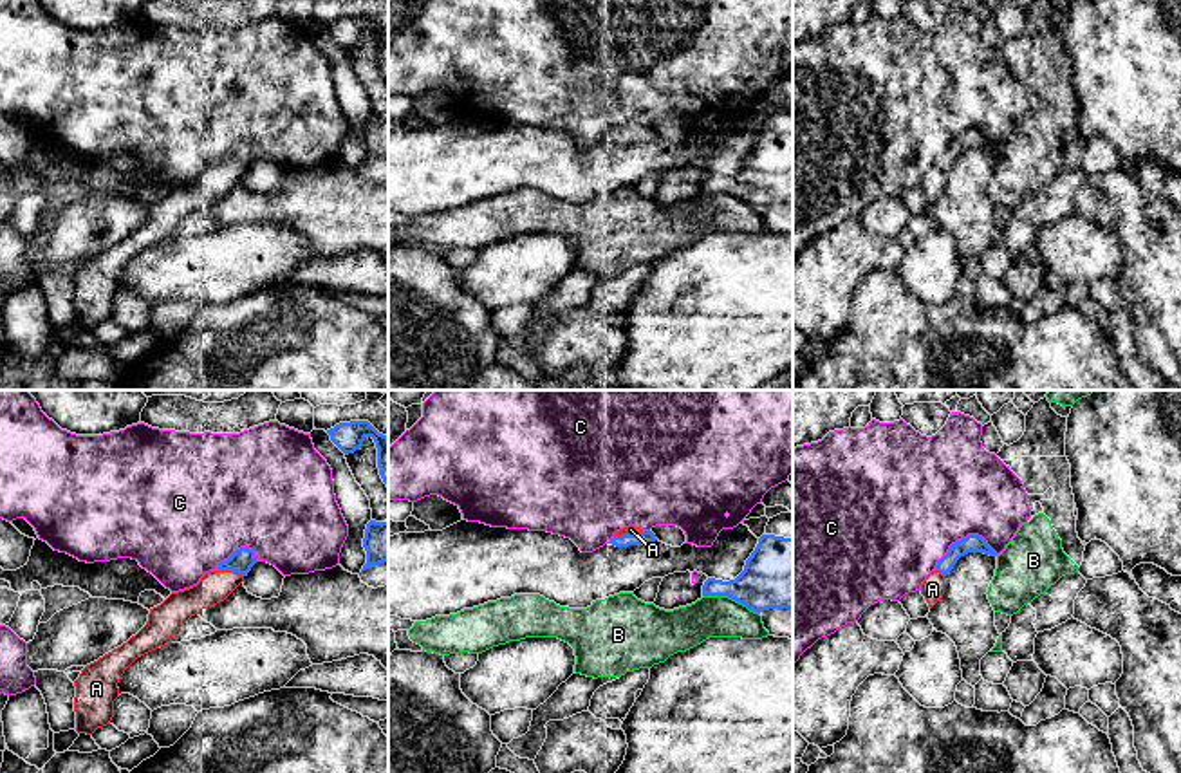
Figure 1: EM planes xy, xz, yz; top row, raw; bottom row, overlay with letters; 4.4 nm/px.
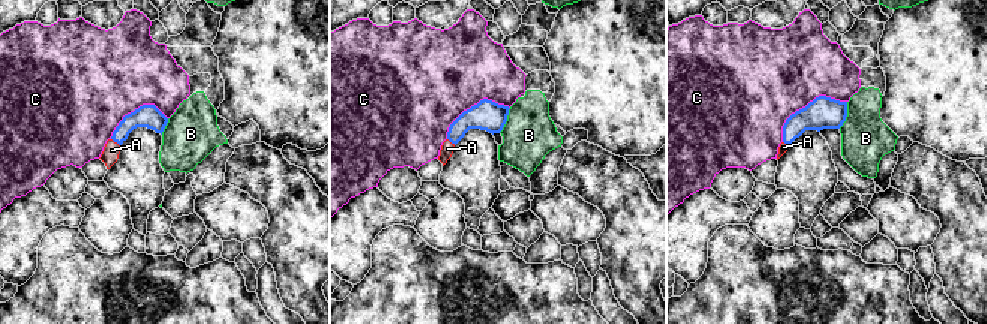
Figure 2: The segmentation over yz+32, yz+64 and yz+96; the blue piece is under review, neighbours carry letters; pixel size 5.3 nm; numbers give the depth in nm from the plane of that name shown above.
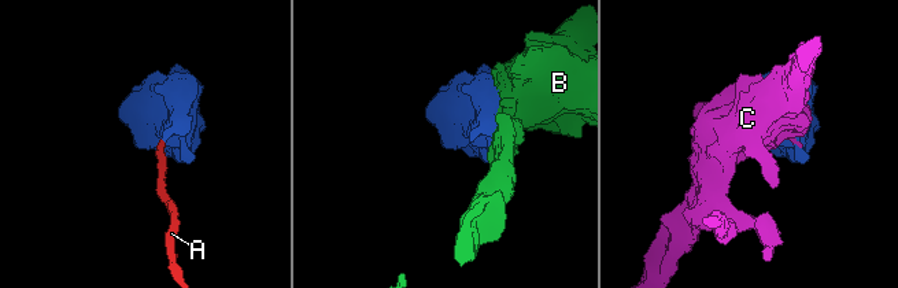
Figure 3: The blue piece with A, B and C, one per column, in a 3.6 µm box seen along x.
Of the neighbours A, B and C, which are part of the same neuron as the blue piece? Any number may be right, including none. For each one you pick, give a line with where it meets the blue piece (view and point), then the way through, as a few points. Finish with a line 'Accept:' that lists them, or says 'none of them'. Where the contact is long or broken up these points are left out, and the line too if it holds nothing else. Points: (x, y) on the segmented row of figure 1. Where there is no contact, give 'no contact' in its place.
A: xy (230, 569)
Accept: A

